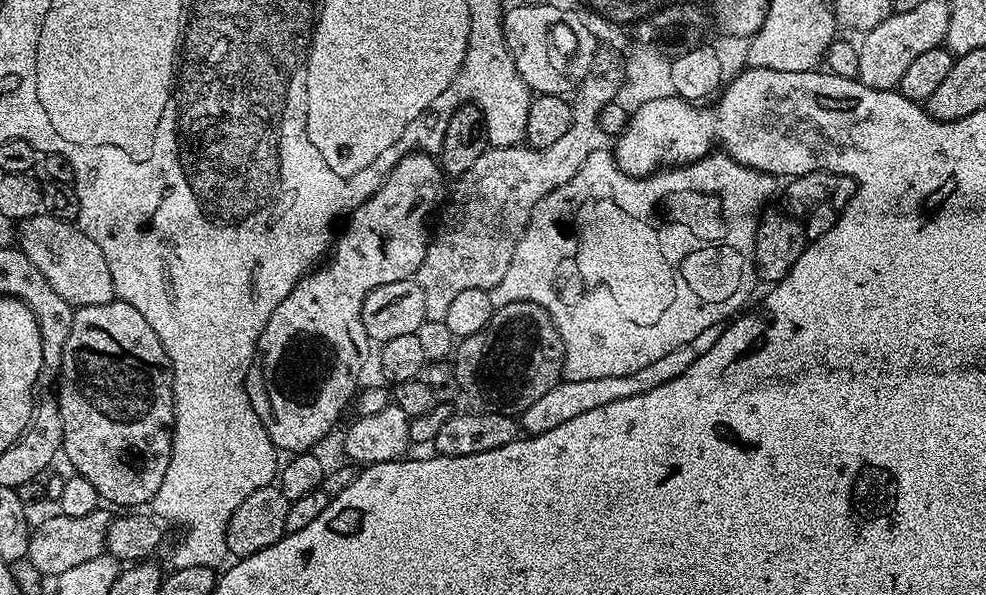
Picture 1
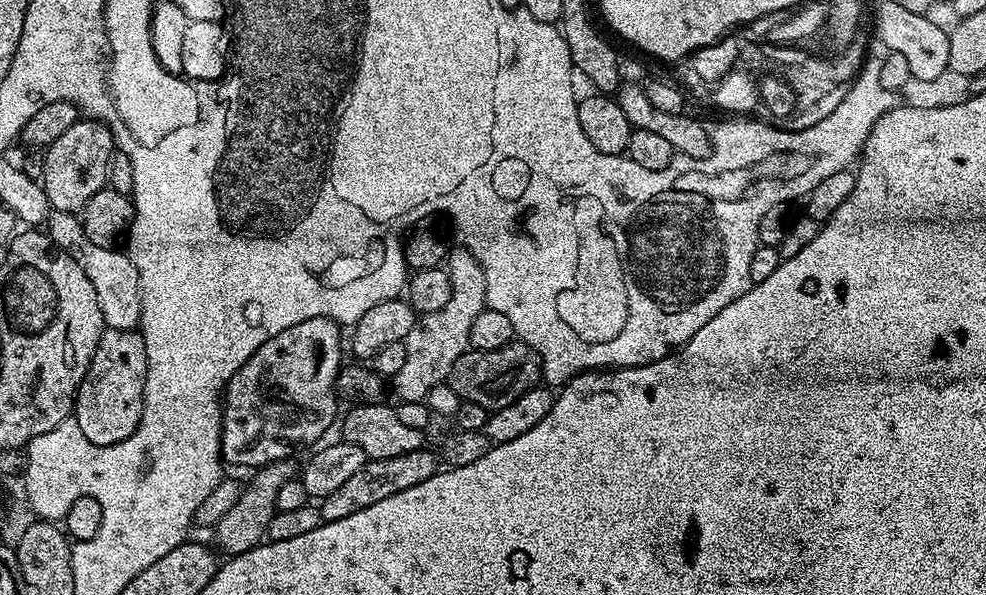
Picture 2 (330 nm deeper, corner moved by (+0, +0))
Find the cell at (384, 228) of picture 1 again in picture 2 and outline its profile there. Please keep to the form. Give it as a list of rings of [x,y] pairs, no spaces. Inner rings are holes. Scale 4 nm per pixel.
[[[325,316],[322,318],[308,318],[306,322],[298,322],[298,326],[290,326],[286,330],[282,330],[282,334],[274,334],[274,338],[270,338],[270,342],[258,346],[256,353],[228,379],[228,386],[222,393],[224,429],[220,435],[220,454],[225,465],[245,464],[248,470],[255,470],[275,460],[287,460],[295,457],[297,455],[295,452],[299,448],[304,448],[307,444],[314,443],[315,440],[321,439],[320,441],[323,441],[325,439],[323,436],[327,434],[328,427],[336,420],[336,404],[338,405],[335,390],[336,374],[342,367],[342,361],[340,361],[340,332],[342,332],[341,325]]]

